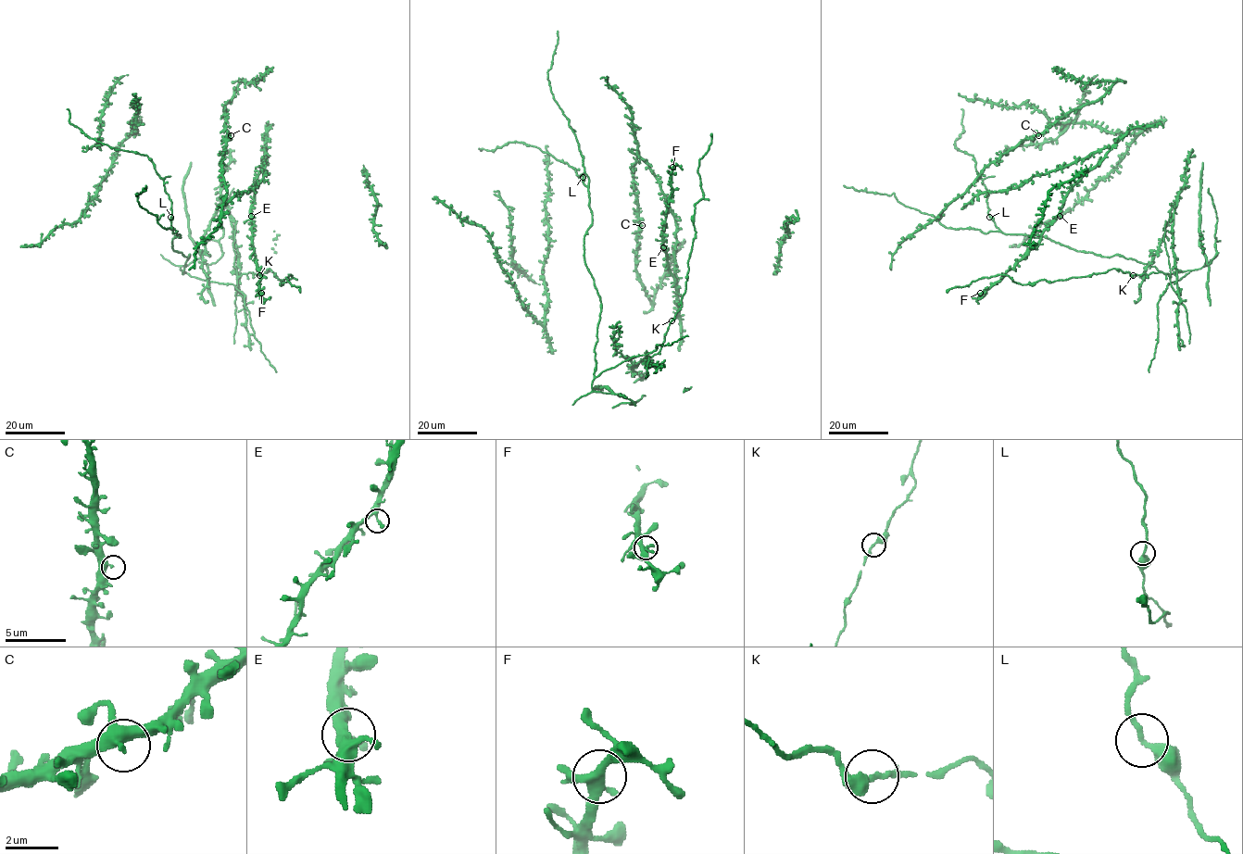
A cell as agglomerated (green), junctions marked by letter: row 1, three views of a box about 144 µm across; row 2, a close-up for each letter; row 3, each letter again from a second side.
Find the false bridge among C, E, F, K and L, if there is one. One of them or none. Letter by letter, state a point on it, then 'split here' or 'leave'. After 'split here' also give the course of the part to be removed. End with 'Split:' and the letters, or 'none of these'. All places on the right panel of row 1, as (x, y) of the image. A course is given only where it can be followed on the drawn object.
C: (1038, 135) | leave
E: (1060, 216) | leave
F: (980, 293) | leave
K: (1133, 275) | leave
L: (989, 217) | leave
Split: none of these

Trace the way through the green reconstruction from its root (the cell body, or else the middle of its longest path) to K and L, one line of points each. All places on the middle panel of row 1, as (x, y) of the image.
K: (643, 355), (648, 357), (659, 351), (671, 320)
L: (643, 355), (594, 374), (601, 301), (583, 257), (583, 236), (592, 213), (583, 177)

